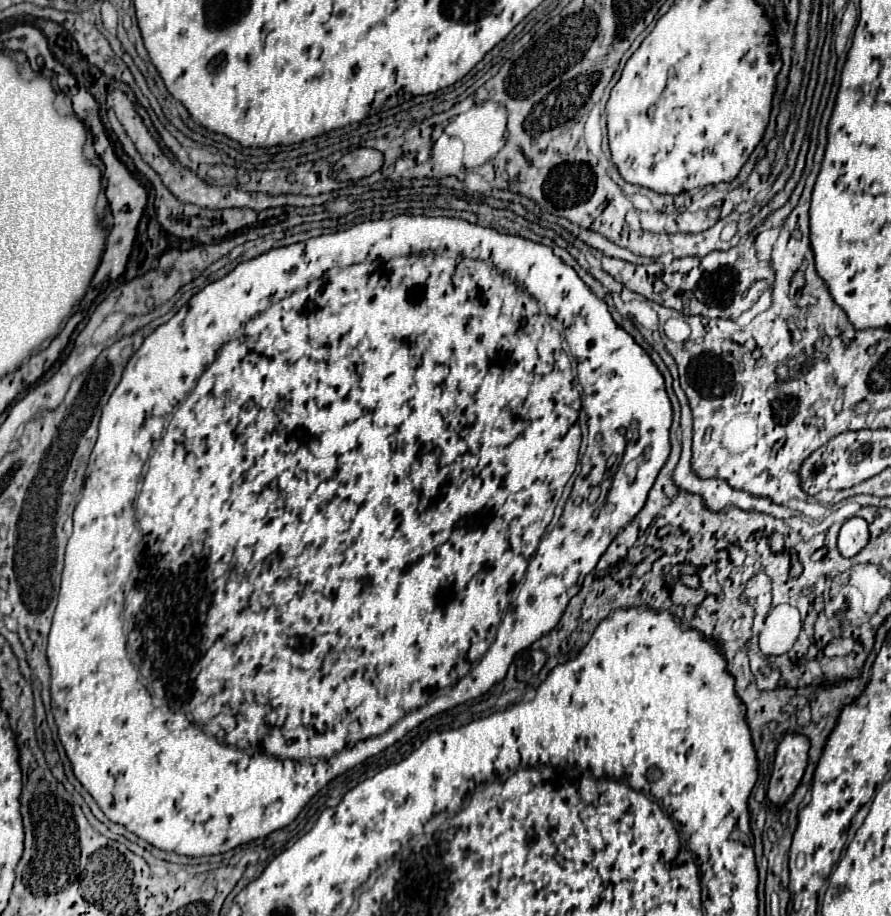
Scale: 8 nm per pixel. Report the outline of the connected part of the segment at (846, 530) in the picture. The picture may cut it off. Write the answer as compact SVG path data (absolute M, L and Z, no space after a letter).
M850 518L838 534L838 550L844 558L856 556L870 542L868 522L864 518Z

